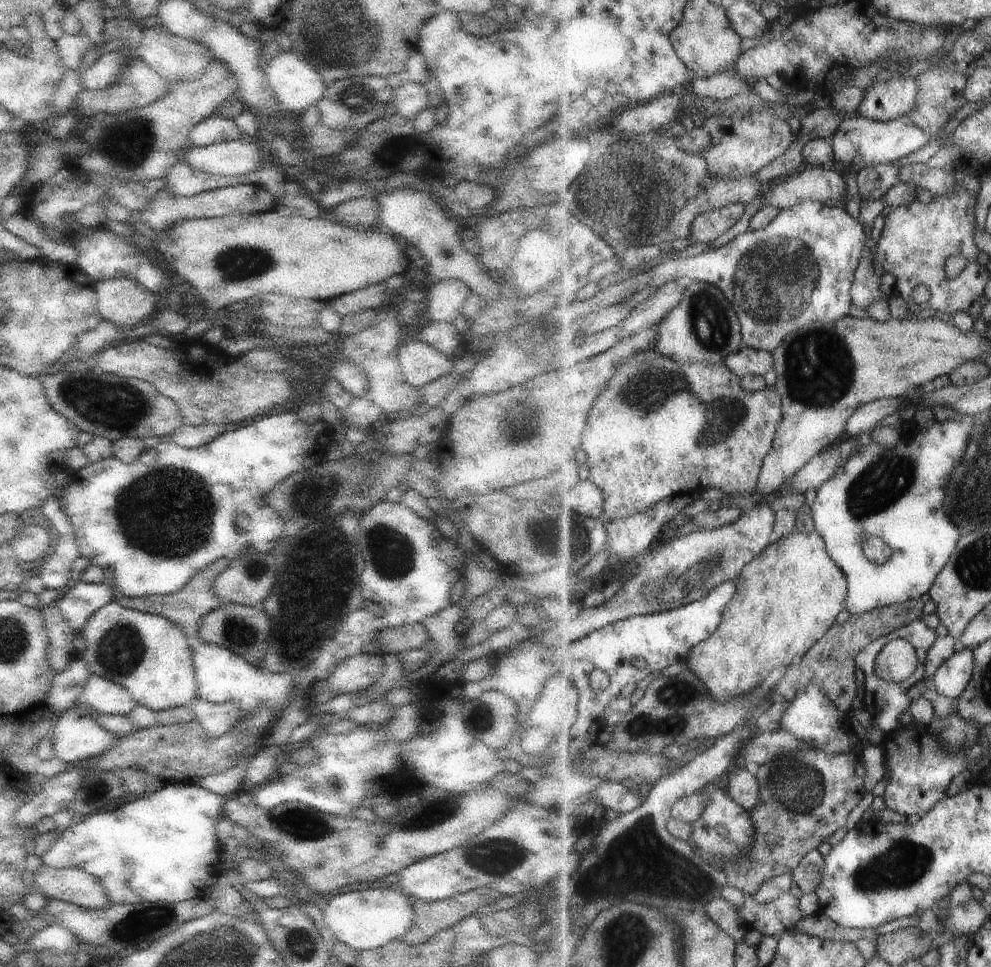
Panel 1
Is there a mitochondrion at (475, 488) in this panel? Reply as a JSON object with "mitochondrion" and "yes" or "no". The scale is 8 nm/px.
{"mitochondrion":"no"}

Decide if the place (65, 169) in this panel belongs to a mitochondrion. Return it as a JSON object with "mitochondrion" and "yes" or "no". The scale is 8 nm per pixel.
{"mitochondrion":"no"}

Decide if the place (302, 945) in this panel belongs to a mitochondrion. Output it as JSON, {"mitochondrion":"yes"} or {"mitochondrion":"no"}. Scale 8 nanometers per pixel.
{"mitochondrion":"yes"}

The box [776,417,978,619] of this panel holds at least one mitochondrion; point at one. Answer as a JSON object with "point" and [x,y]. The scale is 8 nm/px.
{"point":[887,479]}

